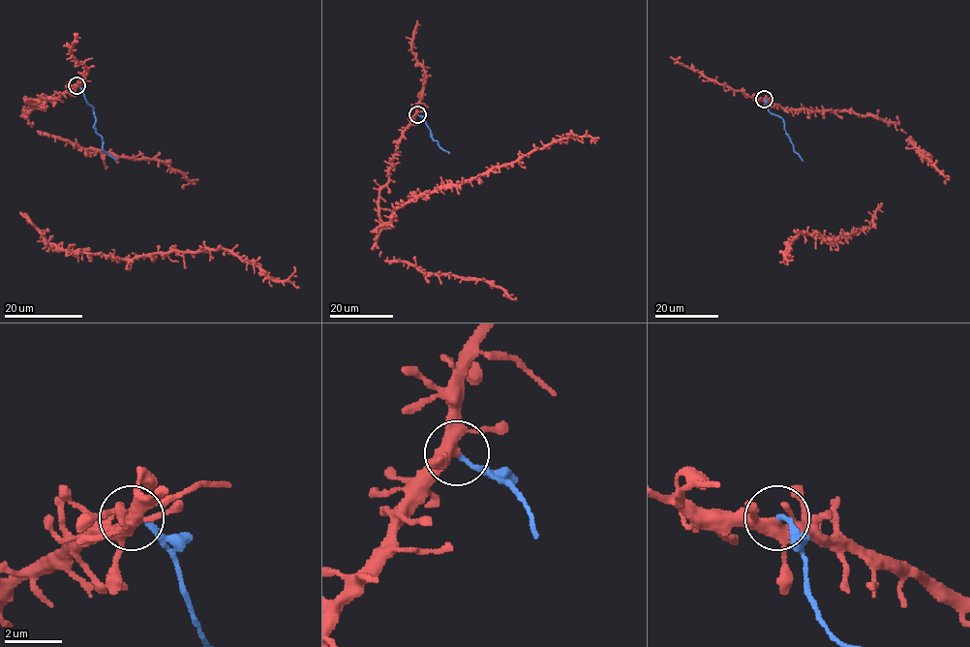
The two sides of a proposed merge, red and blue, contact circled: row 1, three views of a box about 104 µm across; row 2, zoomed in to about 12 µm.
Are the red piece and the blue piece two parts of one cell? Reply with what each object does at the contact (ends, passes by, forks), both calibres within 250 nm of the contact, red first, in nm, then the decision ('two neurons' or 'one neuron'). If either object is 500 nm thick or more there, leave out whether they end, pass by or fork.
red forks there; blue ends there; 360 nm thick on the red side, 160 nm on the other; two neurons

